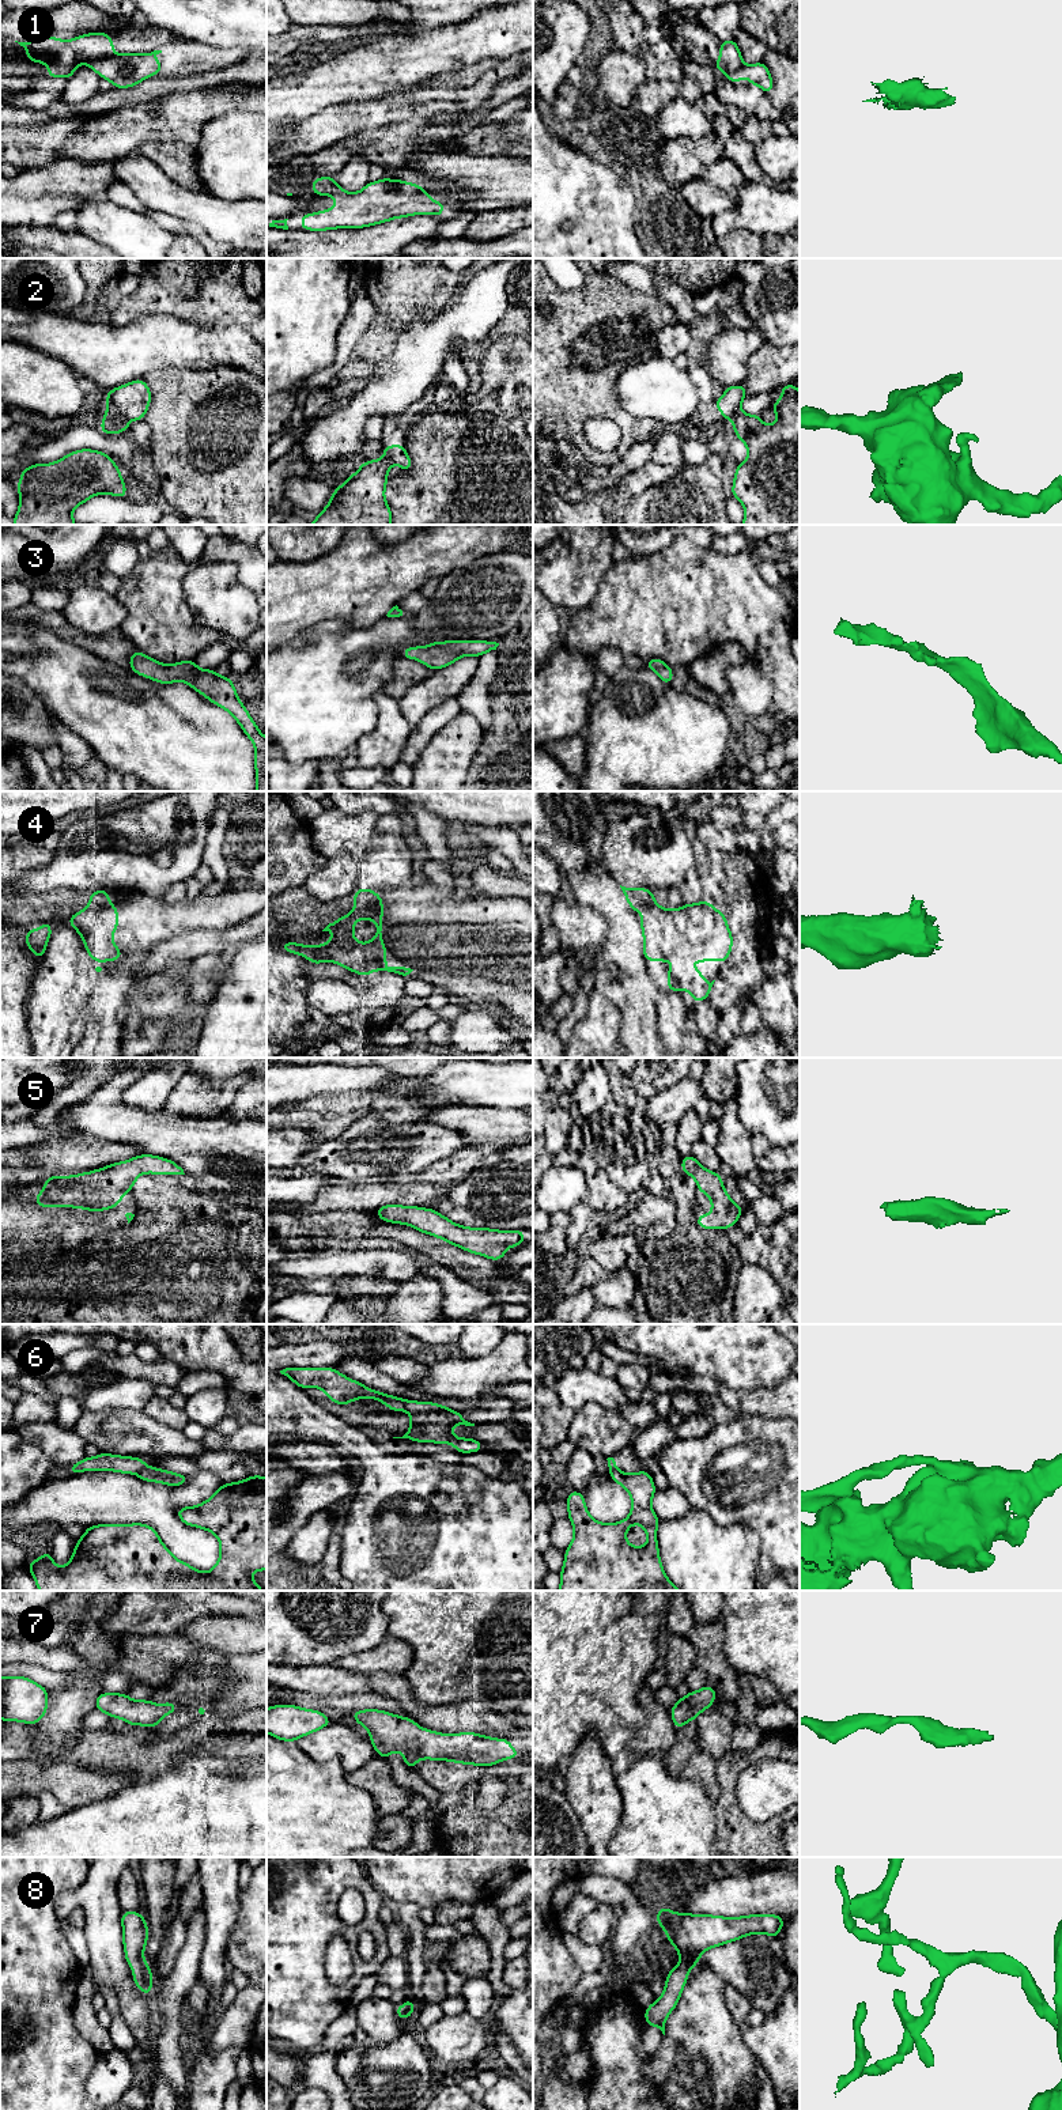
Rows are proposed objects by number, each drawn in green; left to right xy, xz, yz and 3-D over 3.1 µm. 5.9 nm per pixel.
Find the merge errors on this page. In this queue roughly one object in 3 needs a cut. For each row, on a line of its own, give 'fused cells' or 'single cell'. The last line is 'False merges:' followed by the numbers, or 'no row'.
1: fused cells
2: fused cells
3: single cell
4: fused cells
5: single cell
6: fused cells
7: single cell
8: single cell
False merges: 1, 2, 4, 6

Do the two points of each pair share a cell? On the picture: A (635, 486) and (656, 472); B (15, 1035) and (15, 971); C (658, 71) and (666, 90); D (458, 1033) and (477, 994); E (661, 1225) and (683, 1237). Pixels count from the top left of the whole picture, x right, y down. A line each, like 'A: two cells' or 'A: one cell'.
A: one cell
B: one cell
C: two cells
D: two cells
E: two cells

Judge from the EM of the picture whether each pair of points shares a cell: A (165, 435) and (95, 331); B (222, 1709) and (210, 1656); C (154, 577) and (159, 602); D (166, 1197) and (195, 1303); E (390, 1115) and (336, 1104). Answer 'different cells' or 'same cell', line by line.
A: different cells
B: different cells
C: same cell
D: same cell
E: same cell

